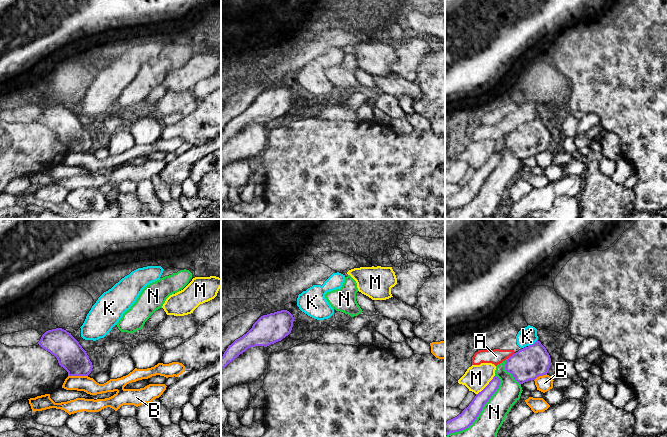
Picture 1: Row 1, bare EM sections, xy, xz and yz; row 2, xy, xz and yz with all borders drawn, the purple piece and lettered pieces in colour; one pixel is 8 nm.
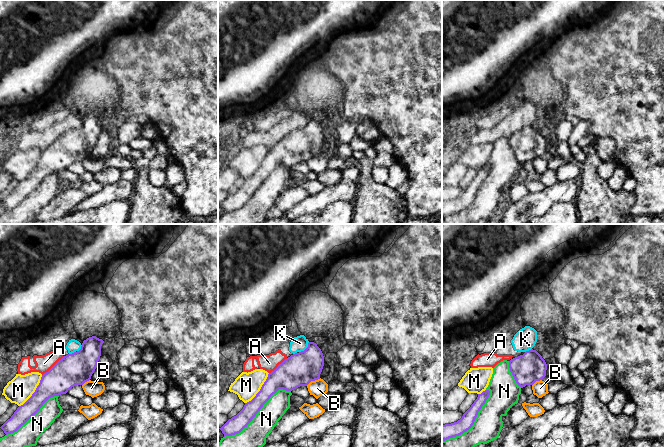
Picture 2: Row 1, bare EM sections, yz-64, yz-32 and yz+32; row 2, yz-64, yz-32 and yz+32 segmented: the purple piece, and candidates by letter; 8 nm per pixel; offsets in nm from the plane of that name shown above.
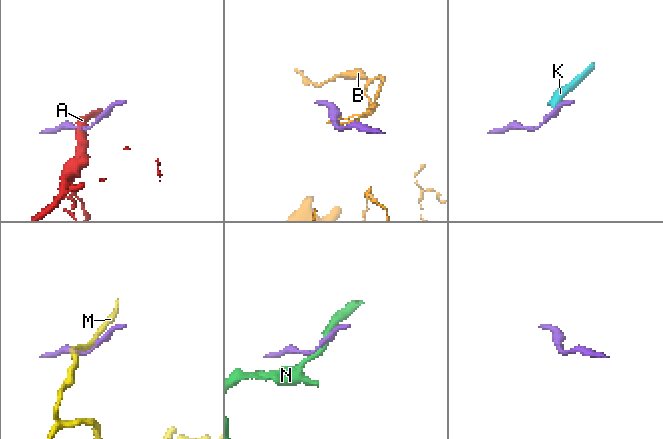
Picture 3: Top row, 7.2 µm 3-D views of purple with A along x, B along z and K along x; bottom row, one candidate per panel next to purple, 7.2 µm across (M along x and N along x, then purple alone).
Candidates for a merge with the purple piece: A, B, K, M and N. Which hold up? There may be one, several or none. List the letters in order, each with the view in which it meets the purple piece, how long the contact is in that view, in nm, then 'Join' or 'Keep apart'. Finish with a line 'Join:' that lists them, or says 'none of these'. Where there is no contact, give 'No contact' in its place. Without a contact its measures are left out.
A: Touches purple in yz. Shared border 80 nm. Keep apart
B: Touches purple in xy. Shared border 160 nm. Keep apart
K: Touches purple in yz. Shared border 100 nm. Keep apart
M: Touches purple in yz. Shared border 220 nm. Keep apart
N: Touches purple in yz. Shared border 650 nm. Keep apart
Join: none of these

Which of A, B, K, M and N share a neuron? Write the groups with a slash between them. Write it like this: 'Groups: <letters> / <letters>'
Groups: A K / B / M / N

